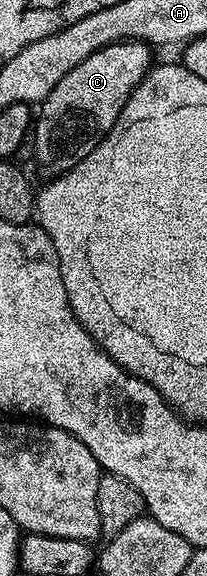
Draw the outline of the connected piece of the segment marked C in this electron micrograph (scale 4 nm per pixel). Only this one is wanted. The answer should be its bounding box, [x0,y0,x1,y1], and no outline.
[33,42,152,176]

